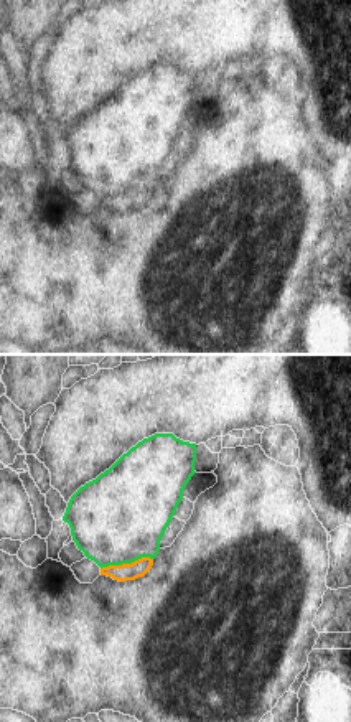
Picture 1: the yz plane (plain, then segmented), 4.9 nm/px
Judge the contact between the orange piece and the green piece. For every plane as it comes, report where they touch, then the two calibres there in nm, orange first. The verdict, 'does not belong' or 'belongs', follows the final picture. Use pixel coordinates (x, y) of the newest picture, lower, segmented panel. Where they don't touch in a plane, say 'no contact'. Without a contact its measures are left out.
contact (126, 564); calibres 80 and 440 nm

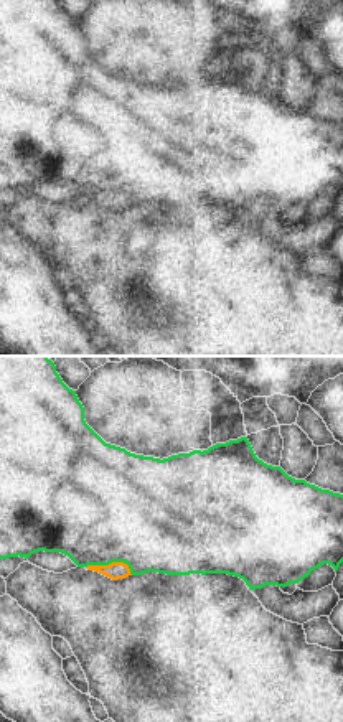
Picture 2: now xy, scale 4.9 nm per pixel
contact (111, 564); calibres 90 and 480 nm

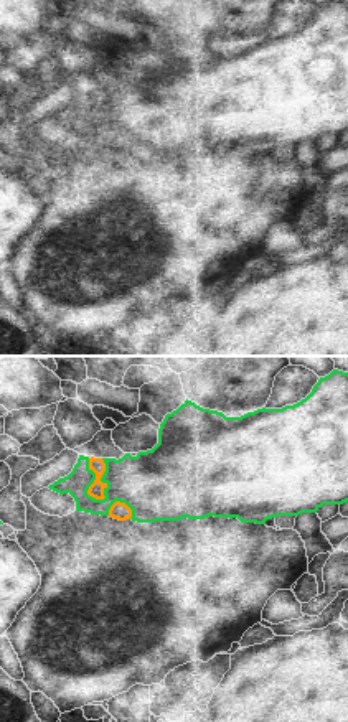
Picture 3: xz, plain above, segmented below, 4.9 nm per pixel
contact (93, 483); calibres 80 and 280 nm

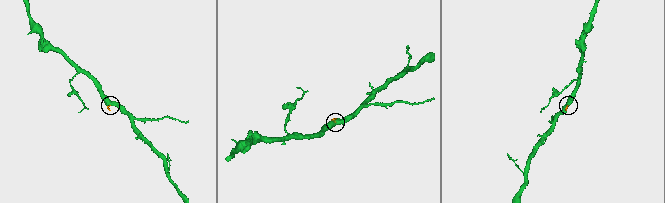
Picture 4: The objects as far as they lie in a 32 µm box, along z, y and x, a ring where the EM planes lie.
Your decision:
does not belong

